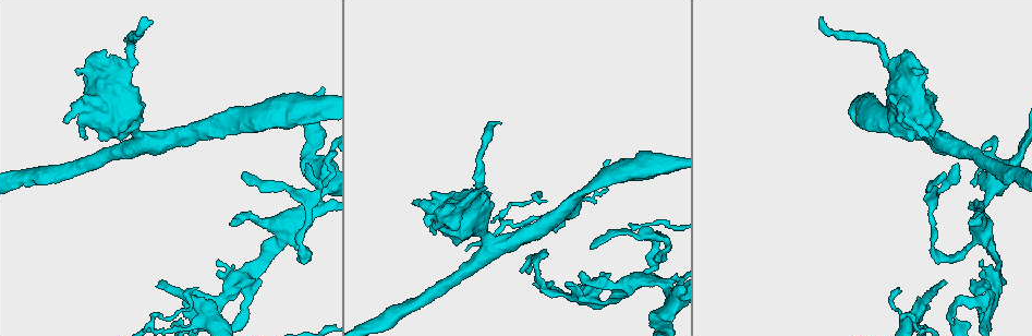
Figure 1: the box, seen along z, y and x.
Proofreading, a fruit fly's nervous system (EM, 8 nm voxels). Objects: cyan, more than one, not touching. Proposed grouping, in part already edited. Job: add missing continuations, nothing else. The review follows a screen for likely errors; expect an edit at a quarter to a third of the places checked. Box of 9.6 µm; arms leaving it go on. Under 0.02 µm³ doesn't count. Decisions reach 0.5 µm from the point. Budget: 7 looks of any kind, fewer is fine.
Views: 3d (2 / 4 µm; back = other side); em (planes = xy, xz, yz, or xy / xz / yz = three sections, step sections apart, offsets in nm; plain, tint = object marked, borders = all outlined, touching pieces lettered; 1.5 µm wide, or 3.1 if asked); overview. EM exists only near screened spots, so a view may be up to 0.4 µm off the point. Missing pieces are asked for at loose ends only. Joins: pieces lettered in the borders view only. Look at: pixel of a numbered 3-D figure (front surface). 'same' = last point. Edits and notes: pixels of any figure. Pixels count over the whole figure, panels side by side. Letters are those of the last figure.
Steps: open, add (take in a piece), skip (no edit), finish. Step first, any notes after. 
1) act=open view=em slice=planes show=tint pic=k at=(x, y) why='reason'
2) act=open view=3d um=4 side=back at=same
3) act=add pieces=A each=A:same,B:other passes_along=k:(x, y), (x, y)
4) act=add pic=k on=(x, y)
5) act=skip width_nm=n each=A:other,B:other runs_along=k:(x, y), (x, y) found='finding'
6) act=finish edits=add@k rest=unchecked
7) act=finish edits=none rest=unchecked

act=open view=em slice=xz step=8 show=tint pic=1 at=(939, 286) why='tapers out'

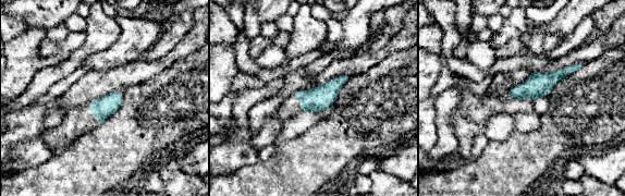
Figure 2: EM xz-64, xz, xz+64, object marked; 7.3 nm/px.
act=open view=em slice=planes show=tint at=same why='cut it another way'

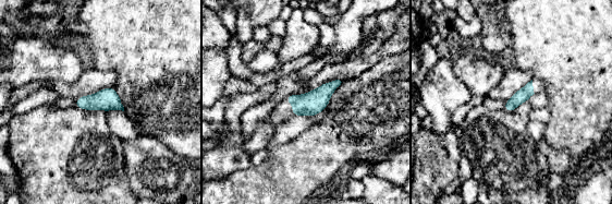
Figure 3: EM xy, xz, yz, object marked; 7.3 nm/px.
act=open view=em slice=planes show=borders at=same why='what lies round it'

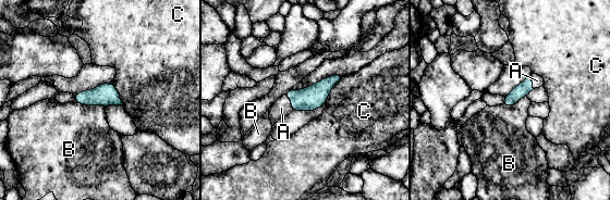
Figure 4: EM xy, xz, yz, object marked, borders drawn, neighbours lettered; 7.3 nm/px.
act=add pieces=A each=A:same,B:other,C:other found='the cell continues'

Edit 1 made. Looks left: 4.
act=open view=overview why='redraw'

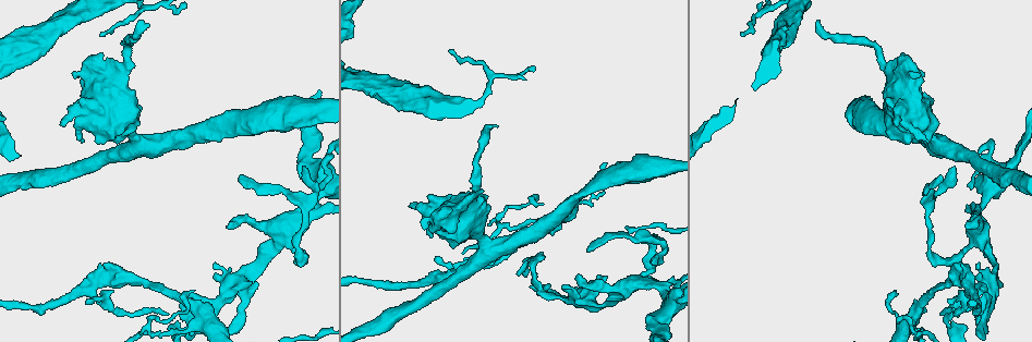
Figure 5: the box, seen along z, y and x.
act=open view=em slice=planes show=plain pic=5 at=(256, 281) why='tapers out'

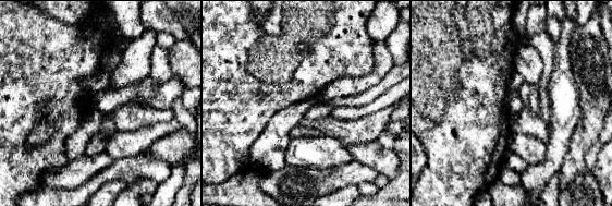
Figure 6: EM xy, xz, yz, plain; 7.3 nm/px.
act=open view=em slice=planes show=tint at=same

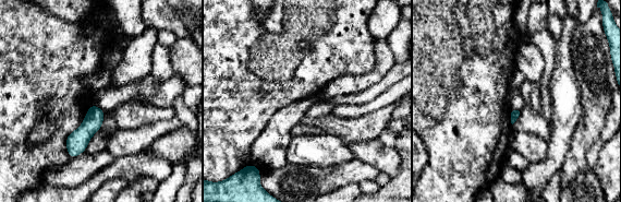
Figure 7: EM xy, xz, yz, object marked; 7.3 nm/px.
act=open view=em slice=planes show=borders at=same why='see the neighbours'

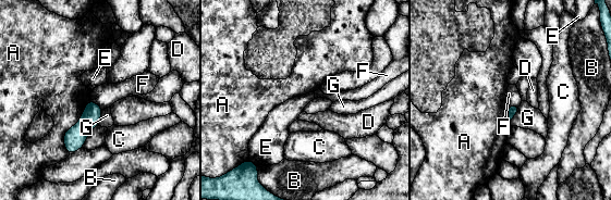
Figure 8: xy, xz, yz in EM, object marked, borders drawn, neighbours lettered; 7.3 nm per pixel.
act=skip longest_contact=A:440nm each=A:other,B:other,C:other,D:other,E:other,F:other,G:other border=8:(90, 98), (102, 109) found='none of them fits'

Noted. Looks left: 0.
act=finish edits=add@4 rest=unchecked

